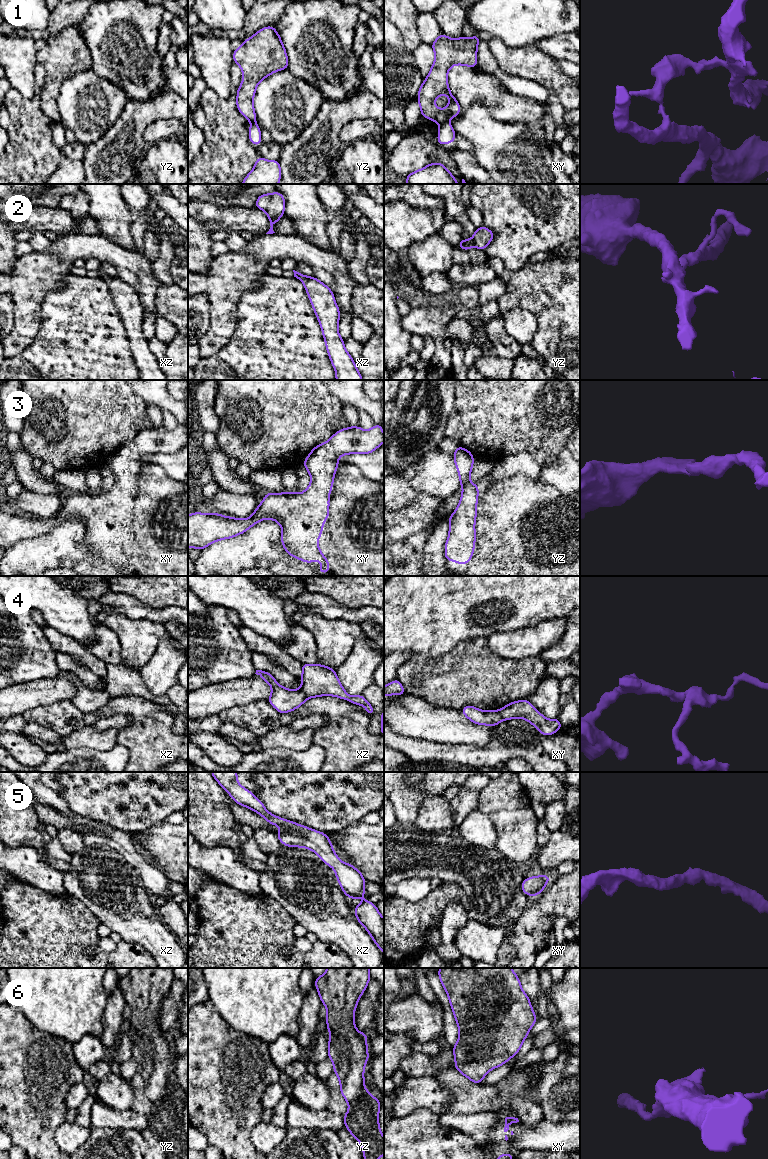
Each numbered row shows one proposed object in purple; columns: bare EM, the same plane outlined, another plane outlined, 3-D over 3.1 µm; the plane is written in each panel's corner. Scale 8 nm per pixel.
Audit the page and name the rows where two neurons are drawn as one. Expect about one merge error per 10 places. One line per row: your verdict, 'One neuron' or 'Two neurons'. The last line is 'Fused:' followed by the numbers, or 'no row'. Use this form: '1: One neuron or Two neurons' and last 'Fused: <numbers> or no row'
1: Two neurons
2: One neuron
3: One neuron
4: Two neurons
5: One neuron
6: One neuron
Fused: 1, 4

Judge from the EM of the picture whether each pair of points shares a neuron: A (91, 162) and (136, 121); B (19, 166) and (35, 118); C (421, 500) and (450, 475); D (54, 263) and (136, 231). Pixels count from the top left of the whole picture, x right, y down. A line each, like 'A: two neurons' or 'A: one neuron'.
A: one neuron
B: one neuron
C: two neurons
D: two neurons

